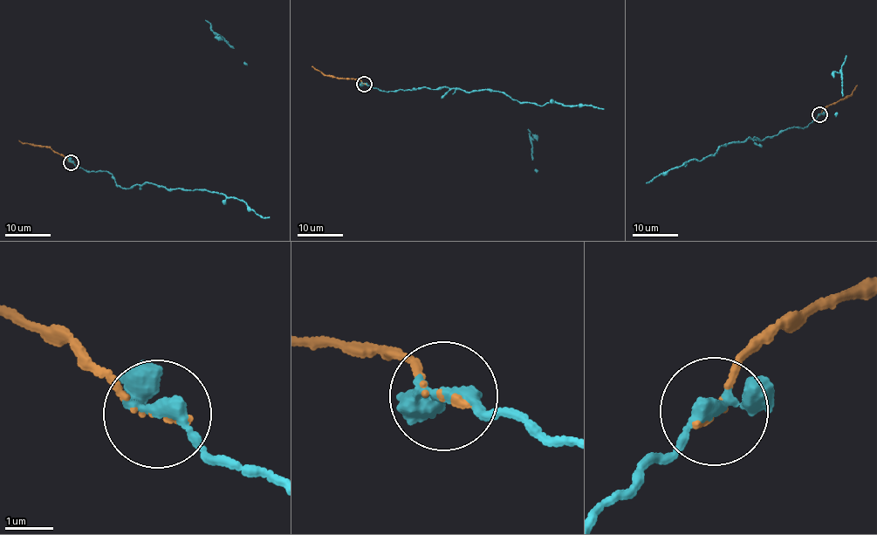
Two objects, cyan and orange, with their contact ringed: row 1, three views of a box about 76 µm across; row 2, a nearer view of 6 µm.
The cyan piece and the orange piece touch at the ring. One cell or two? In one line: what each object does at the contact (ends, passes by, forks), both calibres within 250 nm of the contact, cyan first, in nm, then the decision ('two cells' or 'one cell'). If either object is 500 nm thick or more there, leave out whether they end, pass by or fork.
cyan passes by | orange ends | 260/100 nm | one cell

